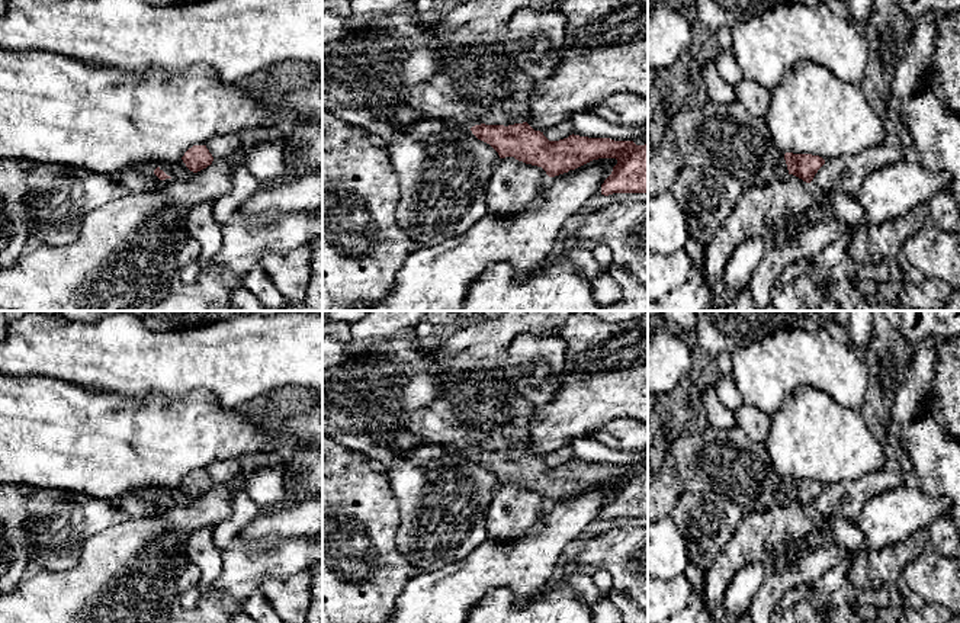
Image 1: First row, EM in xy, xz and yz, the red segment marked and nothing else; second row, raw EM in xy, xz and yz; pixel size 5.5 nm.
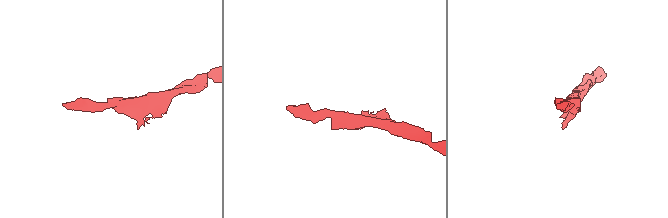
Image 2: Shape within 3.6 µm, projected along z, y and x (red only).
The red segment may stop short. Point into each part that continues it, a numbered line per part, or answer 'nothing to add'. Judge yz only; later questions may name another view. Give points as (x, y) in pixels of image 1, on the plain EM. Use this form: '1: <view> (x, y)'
1: yz (728, 461)

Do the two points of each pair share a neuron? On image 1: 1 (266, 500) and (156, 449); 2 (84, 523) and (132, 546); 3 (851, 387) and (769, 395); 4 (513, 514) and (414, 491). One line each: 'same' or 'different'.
1: different
2: different
3: same
4: different

